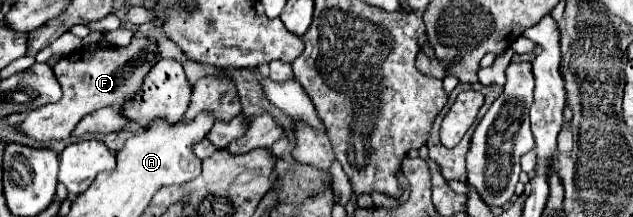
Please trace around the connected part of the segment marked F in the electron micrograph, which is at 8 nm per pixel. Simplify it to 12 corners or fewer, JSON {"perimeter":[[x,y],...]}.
{"perimeter":[[156,42],[60,58],[62,98],[26,114],[32,140],[68,138],[90,112],[122,106],[160,60]]}

